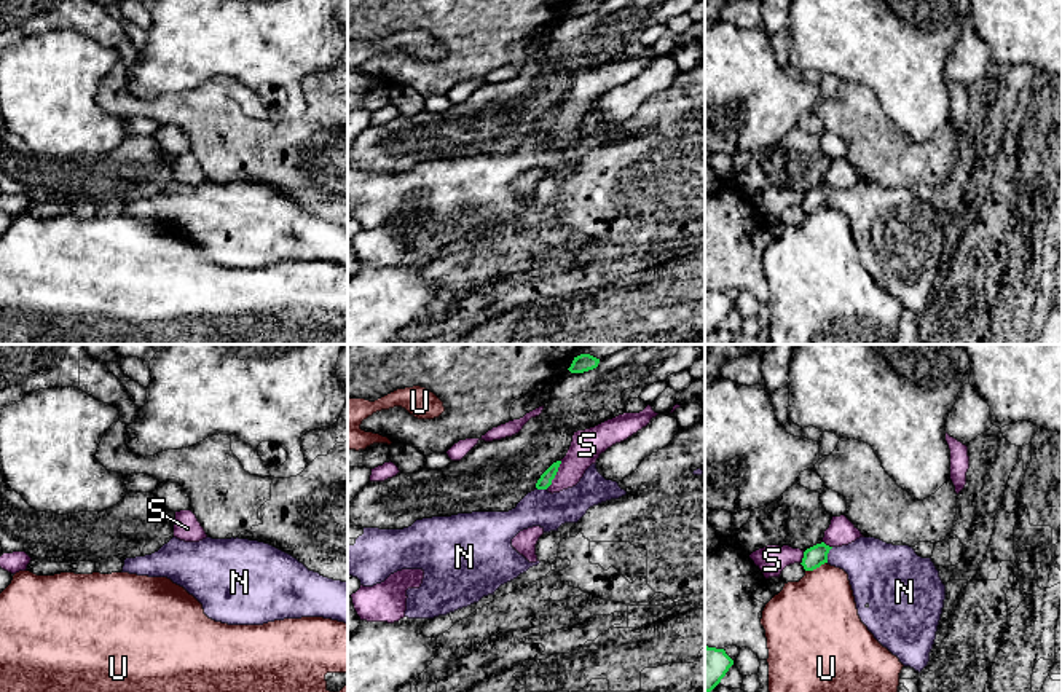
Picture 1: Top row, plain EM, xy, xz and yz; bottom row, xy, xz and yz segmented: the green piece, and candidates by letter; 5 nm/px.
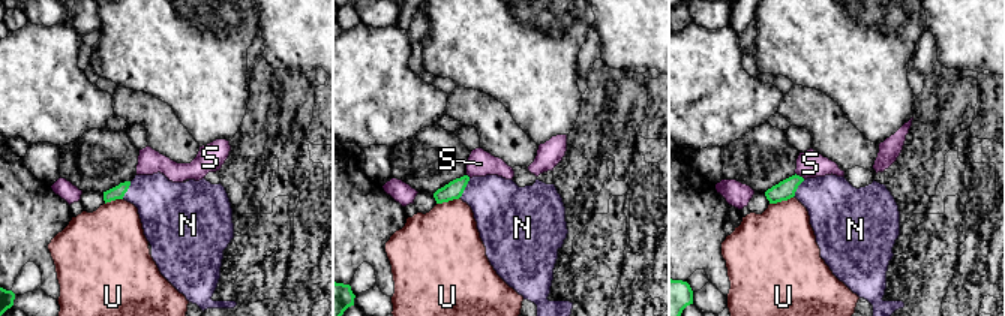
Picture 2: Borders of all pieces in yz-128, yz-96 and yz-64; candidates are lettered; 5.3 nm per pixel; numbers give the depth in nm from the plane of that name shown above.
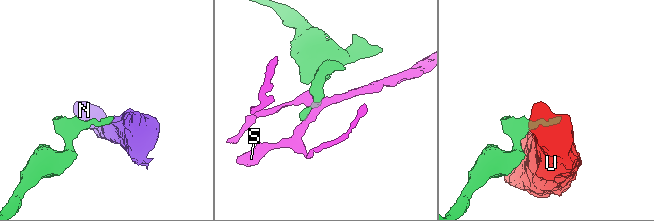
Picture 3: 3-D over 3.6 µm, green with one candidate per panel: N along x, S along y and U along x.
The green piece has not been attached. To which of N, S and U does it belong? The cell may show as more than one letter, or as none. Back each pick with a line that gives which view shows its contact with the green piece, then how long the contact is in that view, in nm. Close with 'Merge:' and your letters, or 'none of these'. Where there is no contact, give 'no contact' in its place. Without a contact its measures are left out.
N: yz | 90 nm
Merge: N

